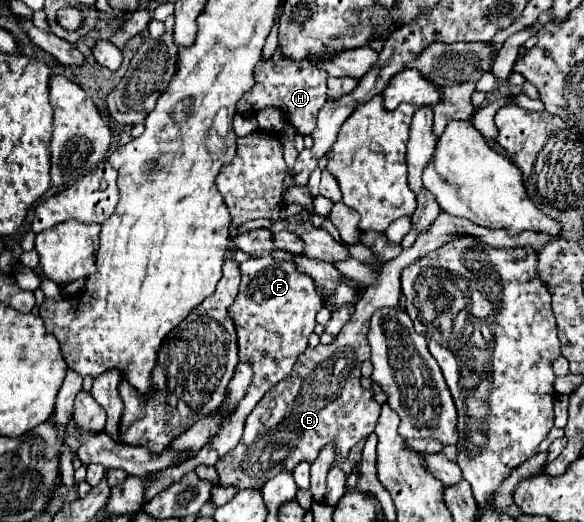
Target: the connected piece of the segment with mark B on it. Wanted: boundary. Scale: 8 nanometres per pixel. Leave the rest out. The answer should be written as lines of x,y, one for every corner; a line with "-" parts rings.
439,212
435,224
431,224
427,232
421,232
411,248
405,248
395,260
389,260
381,268
379,278
371,288
367,288
361,294
359,302
355,304
351,320
337,334
337,338
331,344
319,344
317,348
307,348
303,354
299,354
291,374
285,376
279,384
271,386
269,392
263,396
263,400
259,400
259,404
245,420
245,432
237,448
219,458
219,462
215,464
221,486
235,486
239,490
243,488
259,490
267,480
277,476
281,468
293,470
299,462
311,464
317,458
319,450
333,440
341,440
341,454
337,454
337,460
345,458
361,438
367,438
375,430
381,404
375,400
375,394
371,390
365,390
361,386
361,368
359,368
361,362
369,358
369,344
367,344
369,318
377,308
397,306
401,292
399,284
401,268
427,256
431,250
441,248
447,240
451,240
451,236
455,236
455,232
467,232
467,236
479,236
479,240
495,248
529,246
535,248
535,252
541,252
541,248
557,240
557,236
543,236
539,232
521,232
521,236
511,236
505,228
491,230
471,224
469,220
451,216
447,212

